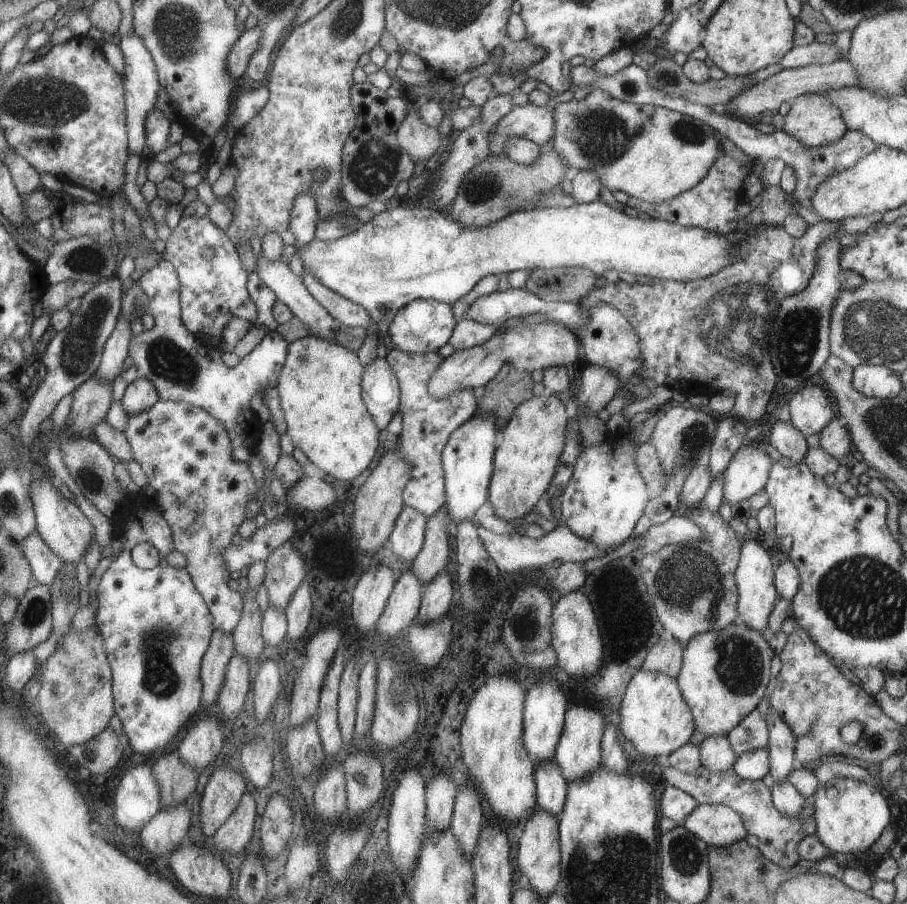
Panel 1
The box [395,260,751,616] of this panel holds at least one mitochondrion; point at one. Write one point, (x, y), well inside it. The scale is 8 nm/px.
(676, 561)

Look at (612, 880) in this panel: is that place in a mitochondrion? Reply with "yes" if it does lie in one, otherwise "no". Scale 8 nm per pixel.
yes

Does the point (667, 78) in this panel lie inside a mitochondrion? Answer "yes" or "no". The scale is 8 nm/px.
yes

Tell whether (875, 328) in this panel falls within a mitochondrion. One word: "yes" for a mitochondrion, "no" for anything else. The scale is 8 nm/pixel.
yes

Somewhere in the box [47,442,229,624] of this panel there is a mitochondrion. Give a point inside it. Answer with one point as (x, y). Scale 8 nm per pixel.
(91, 481)

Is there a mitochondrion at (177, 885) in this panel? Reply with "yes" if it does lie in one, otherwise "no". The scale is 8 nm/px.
no

